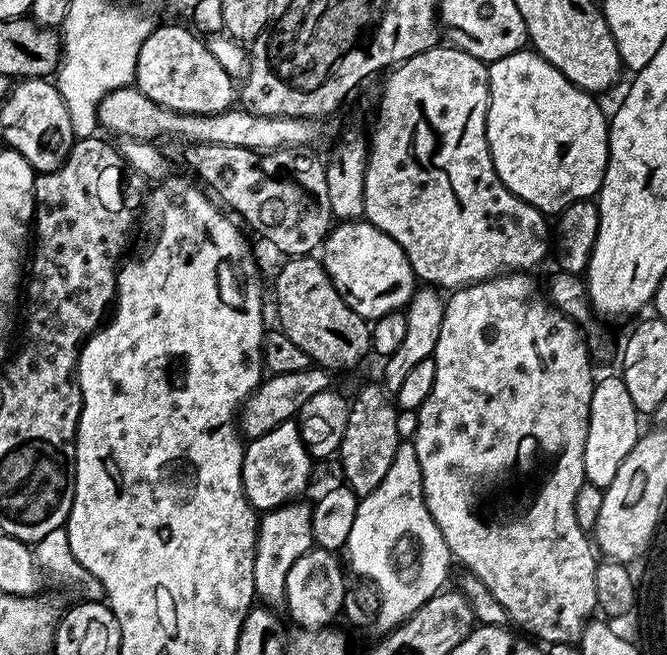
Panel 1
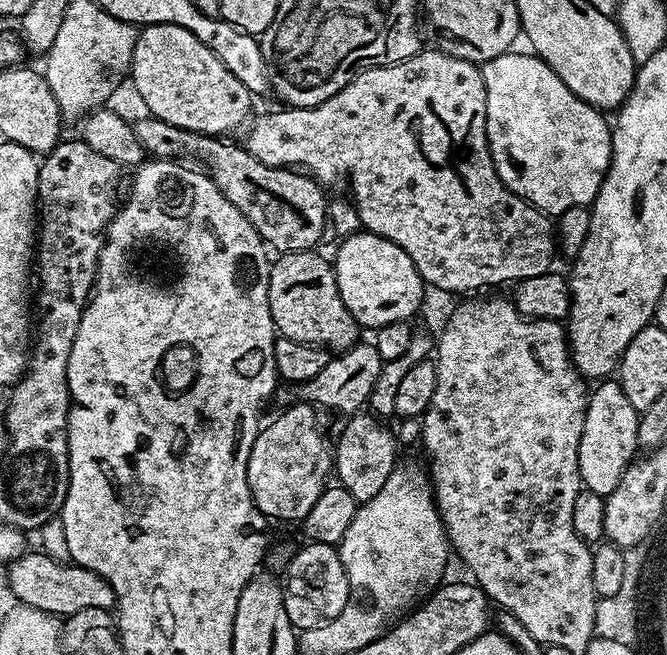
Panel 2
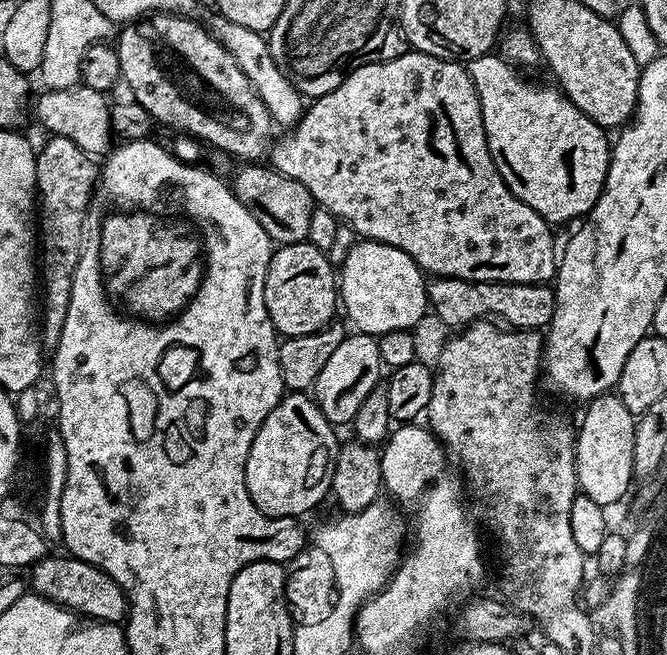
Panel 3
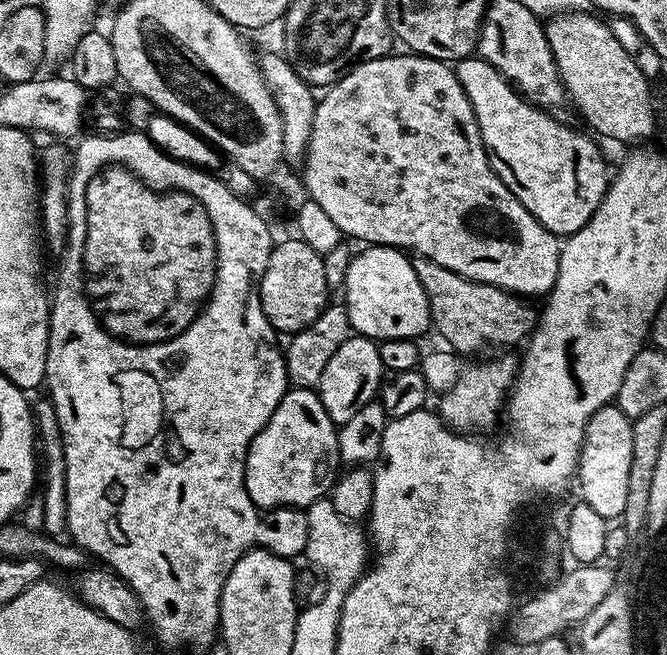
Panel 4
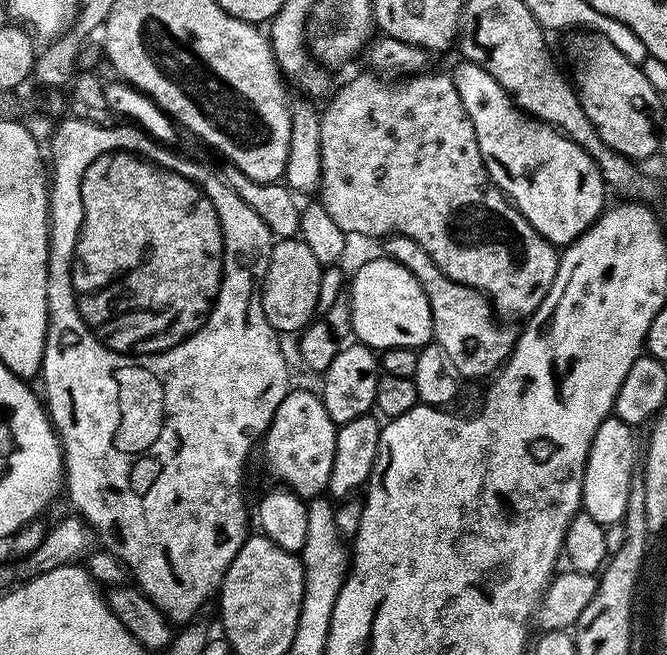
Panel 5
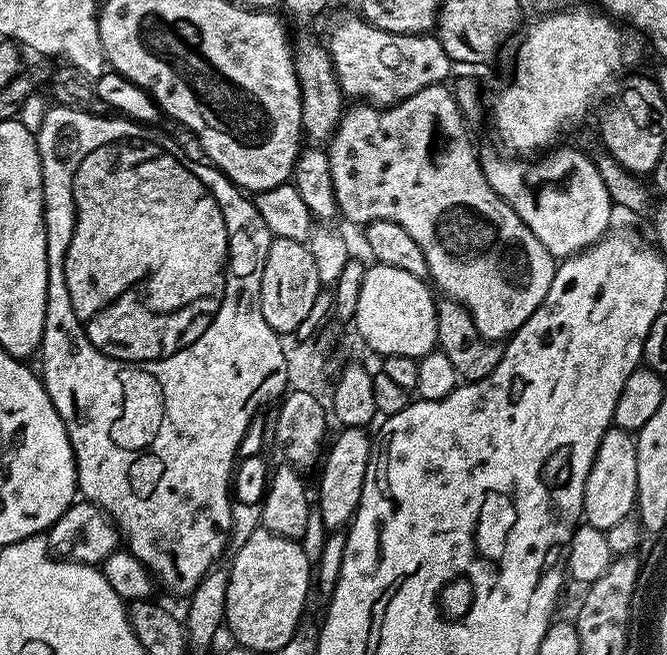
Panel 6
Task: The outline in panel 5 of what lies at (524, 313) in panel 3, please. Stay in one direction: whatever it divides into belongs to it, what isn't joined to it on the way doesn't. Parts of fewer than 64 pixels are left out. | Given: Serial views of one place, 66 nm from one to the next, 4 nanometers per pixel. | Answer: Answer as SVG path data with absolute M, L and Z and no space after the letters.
M395 235L387 237L383 244L383 255L389 260L397 260L399 264L406 266L406 270L410 270L410 274L414 274L414 278L418 278L430 302L432 340L446 350L460 377L465 381L480 380L488 375L491 377L514 350L521 329L512 325L515 323L497 319L491 300L483 292L462 282L454 282L446 274L442 274L434 258L430 258L430 254L426 254L426 250L422 250L422 246L414 242L414 238Z

